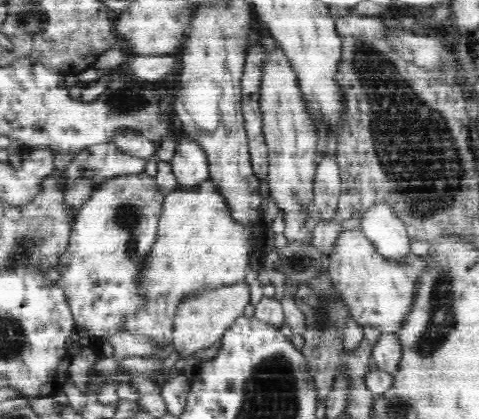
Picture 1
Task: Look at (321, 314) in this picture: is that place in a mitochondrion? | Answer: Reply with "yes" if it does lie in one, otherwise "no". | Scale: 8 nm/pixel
yes

